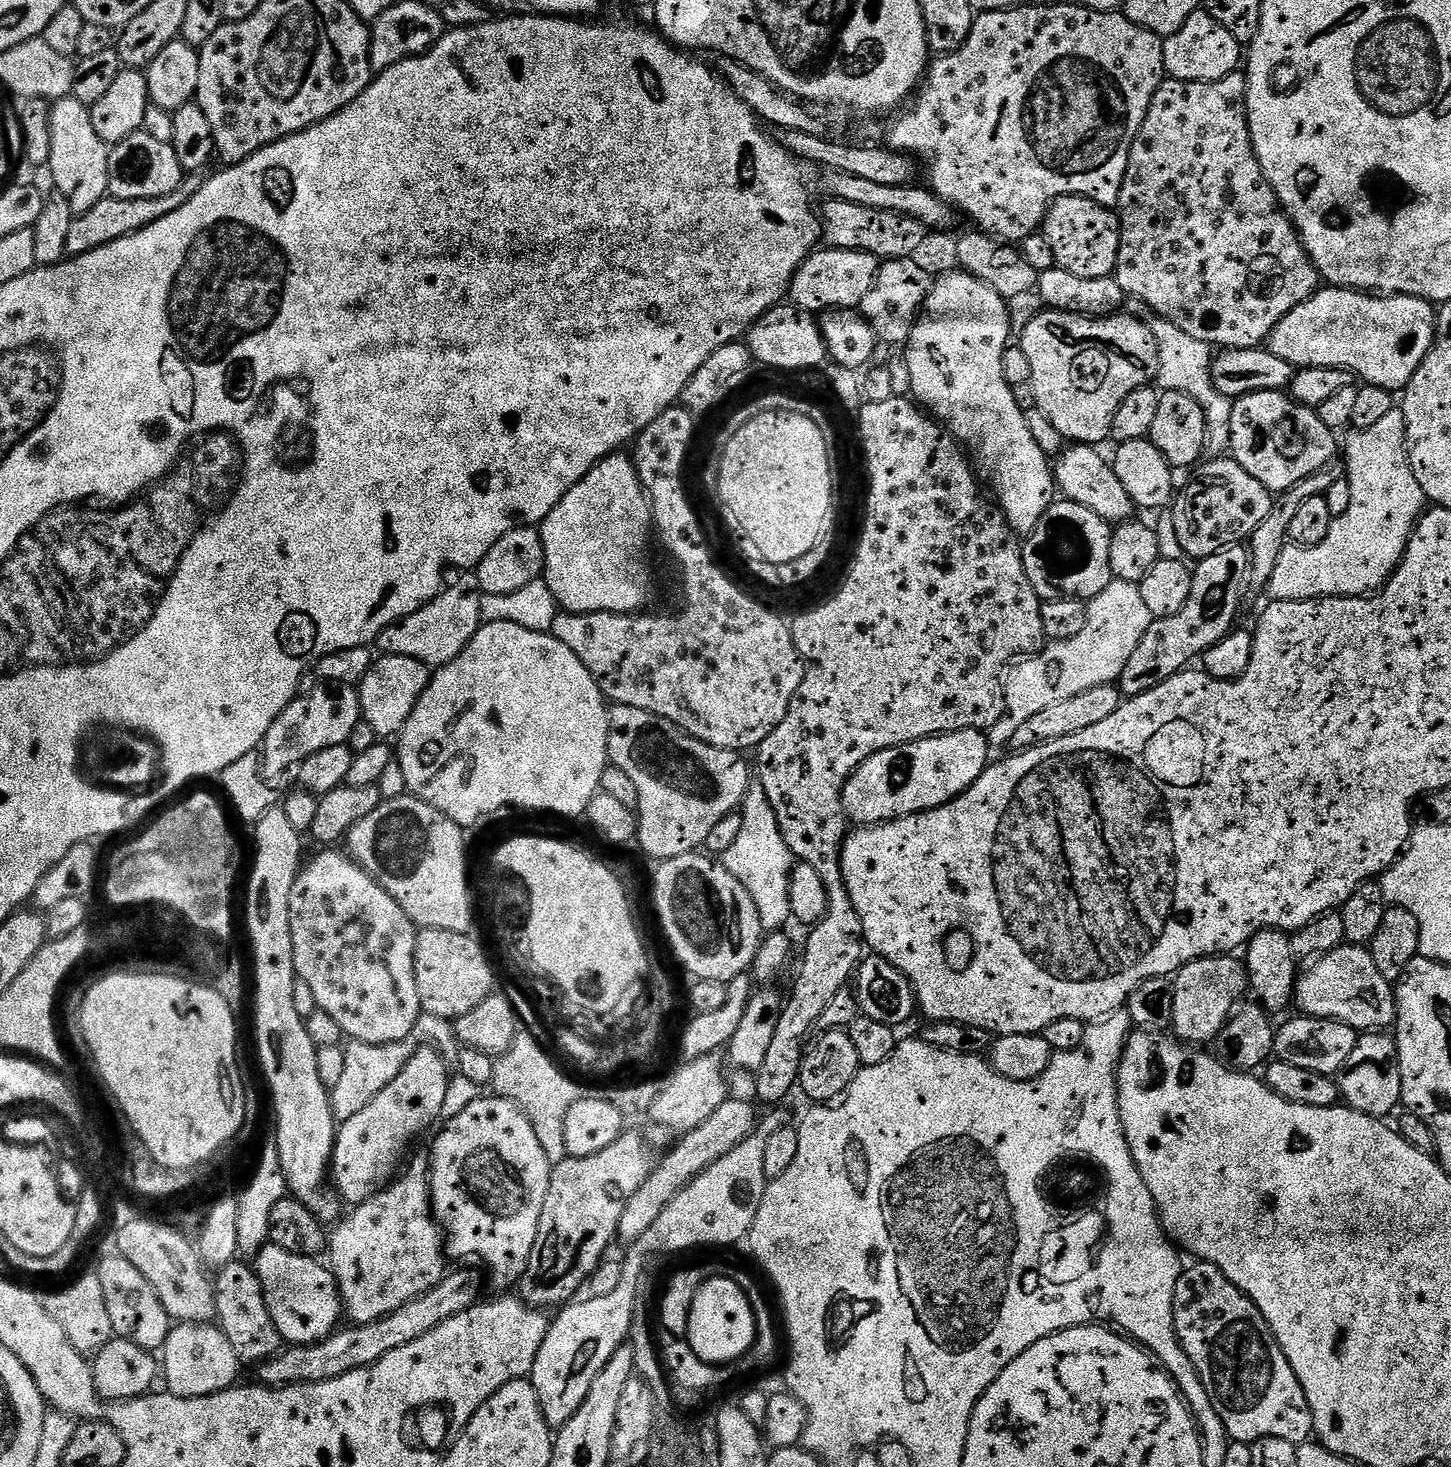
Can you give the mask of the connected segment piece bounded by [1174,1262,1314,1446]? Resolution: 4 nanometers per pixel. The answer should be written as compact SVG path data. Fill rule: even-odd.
M1203 1262L1185 1267L1174 1290L1174 1326L1180 1349L1186 1350L1190 1362L1194 1362L1194 1370L1198 1370L1202 1386L1206 1386L1206 1394L1210 1394L1210 1402L1214 1402L1214 1410L1218 1410L1218 1418L1222 1418L1233 1441L1253 1445L1262 1438L1286 1438L1286 1442L1299 1446L1313 1439L1312 1411L1298 1374L1282 1354L1282 1346L1278 1346L1258 1306L1222 1270Z

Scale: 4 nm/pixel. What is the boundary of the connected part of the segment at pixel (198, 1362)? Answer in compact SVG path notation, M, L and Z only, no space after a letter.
M177 1323L172 1331L168 1333L166 1342L162 1349L162 1380L165 1380L167 1391L178 1398L202 1398L210 1394L224 1392L233 1387L242 1371L242 1365L238 1354L234 1354L230 1347L230 1338L215 1323L211 1324L181 1324Z

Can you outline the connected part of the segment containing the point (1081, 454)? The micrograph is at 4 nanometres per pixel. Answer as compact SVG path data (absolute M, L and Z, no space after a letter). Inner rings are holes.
M1076 442L1065 447L1055 457L1054 479L1059 495L1094 510L1098 518L1113 526L1123 524L1125 520L1133 519L1132 499L1126 494L1126 490L1122 490L1122 482L1118 482L1118 474L1114 474L1111 463L1107 459L1103 460L1096 452L1099 451L1093 445Z

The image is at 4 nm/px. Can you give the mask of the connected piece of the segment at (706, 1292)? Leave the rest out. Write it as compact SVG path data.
M723 1274L713 1276L694 1294L686 1337L698 1358L713 1365L735 1365L756 1343L756 1318L742 1286Z

